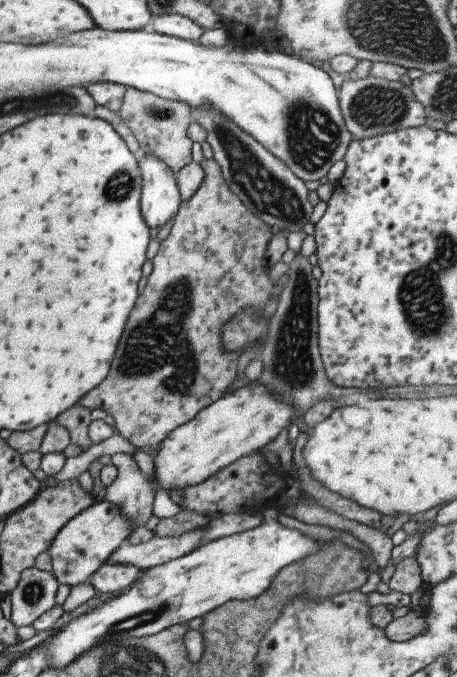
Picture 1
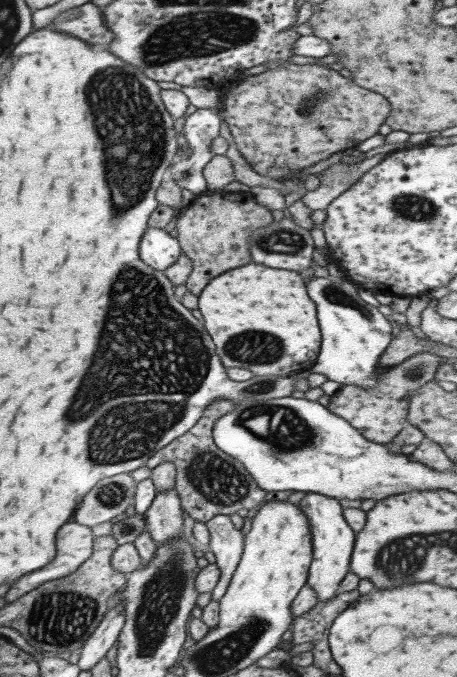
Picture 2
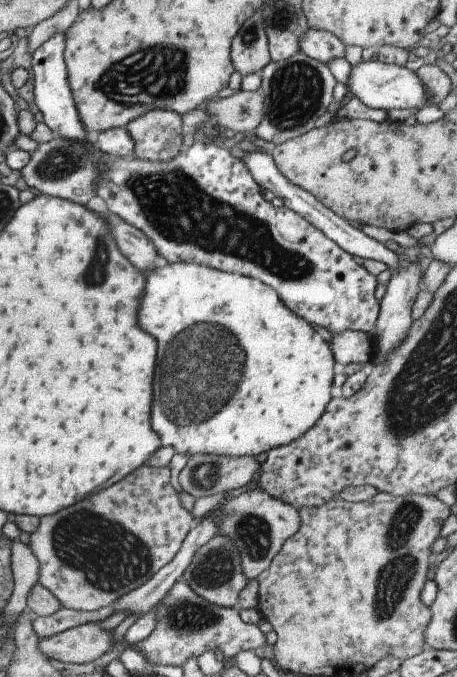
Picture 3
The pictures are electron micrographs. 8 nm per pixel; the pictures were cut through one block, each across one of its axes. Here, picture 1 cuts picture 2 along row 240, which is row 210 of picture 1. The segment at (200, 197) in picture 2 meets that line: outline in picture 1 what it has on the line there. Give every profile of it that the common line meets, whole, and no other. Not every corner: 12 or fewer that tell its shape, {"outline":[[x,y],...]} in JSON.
{"outline":[[213,159],[78,401],[135,448],[235,386],[274,230]]}

